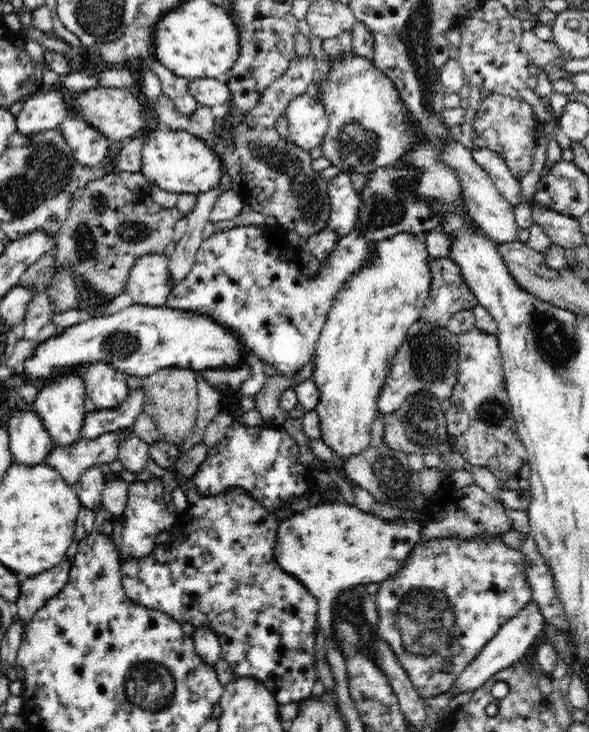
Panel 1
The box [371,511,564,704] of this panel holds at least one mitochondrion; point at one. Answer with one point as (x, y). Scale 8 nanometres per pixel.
(426, 617)

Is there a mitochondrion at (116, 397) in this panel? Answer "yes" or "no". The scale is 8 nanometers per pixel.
no

